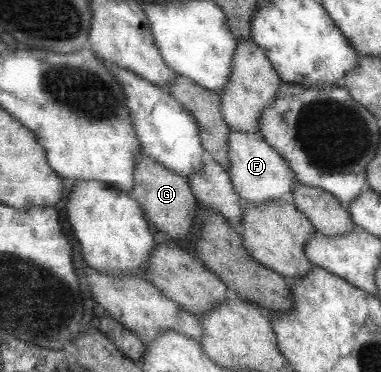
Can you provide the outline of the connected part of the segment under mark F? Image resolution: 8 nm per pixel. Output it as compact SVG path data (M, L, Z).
M231 131L230 155L233 183L237 193L248 202L254 205L266 203L266 201L278 201L278 199L290 199L290 196L296 190L298 180L289 163L277 151L277 148L271 147L265 137L260 134L251 134L245 132Z

